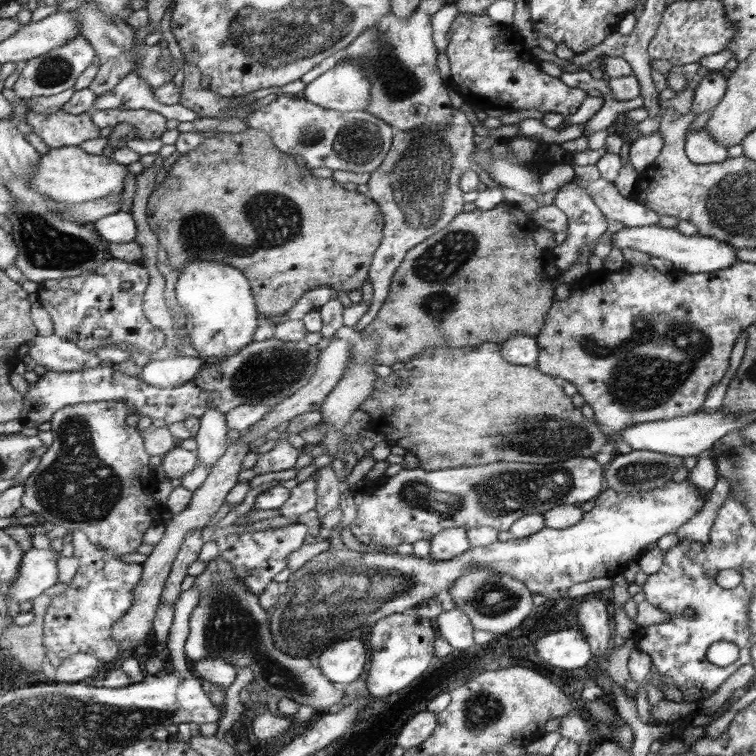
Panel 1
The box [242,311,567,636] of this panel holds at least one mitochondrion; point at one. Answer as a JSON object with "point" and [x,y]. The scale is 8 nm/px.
{"point":[492,599]}

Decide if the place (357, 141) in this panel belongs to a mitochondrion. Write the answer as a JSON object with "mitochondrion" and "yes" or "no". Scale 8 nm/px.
{"mitochondrion":"yes"}

